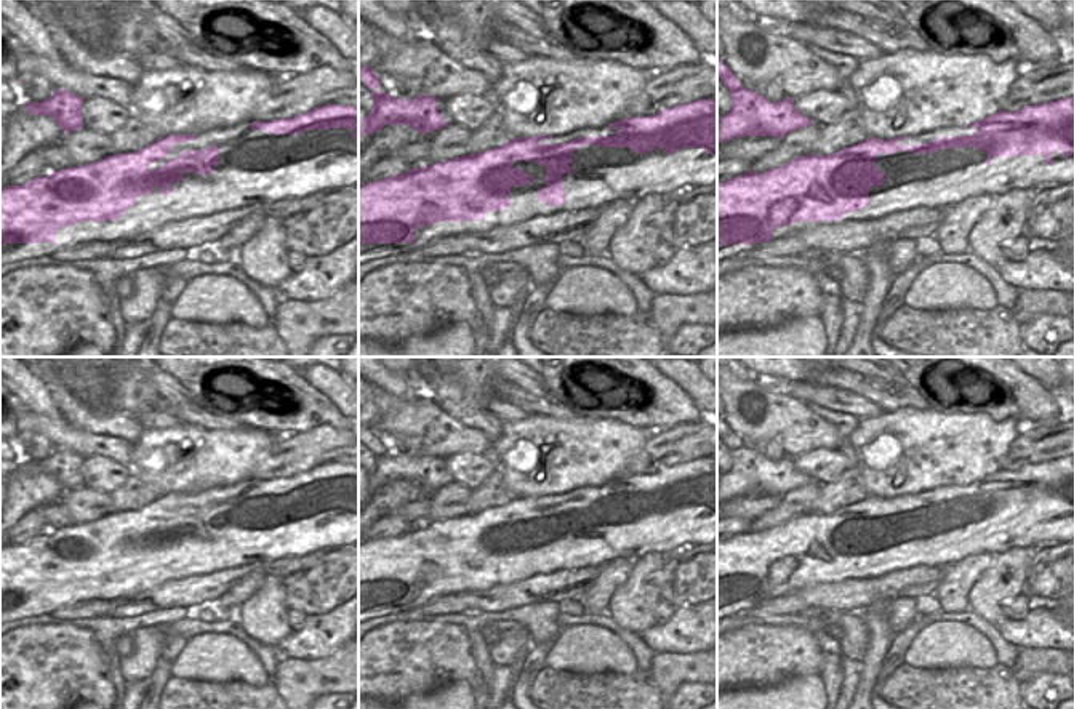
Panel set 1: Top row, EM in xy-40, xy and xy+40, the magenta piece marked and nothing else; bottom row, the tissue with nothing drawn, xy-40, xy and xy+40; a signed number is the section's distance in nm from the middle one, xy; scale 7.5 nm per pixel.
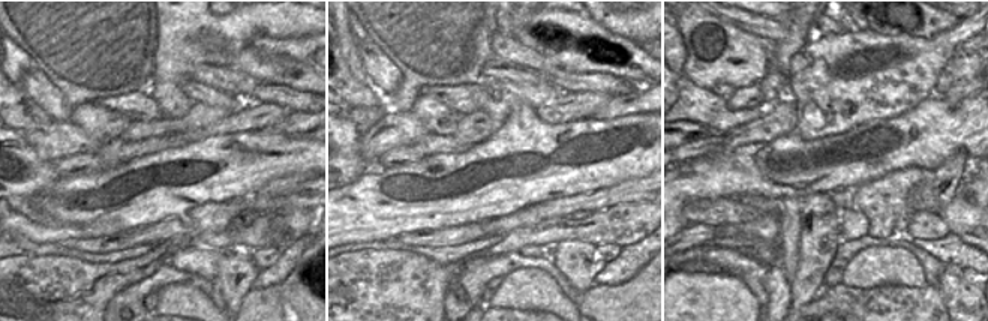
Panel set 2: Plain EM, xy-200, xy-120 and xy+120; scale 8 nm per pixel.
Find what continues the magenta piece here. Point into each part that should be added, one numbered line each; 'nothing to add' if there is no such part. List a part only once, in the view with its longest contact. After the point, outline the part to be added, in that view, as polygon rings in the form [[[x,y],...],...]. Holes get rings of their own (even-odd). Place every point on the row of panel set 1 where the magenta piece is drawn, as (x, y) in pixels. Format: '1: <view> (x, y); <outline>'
nothing to add

